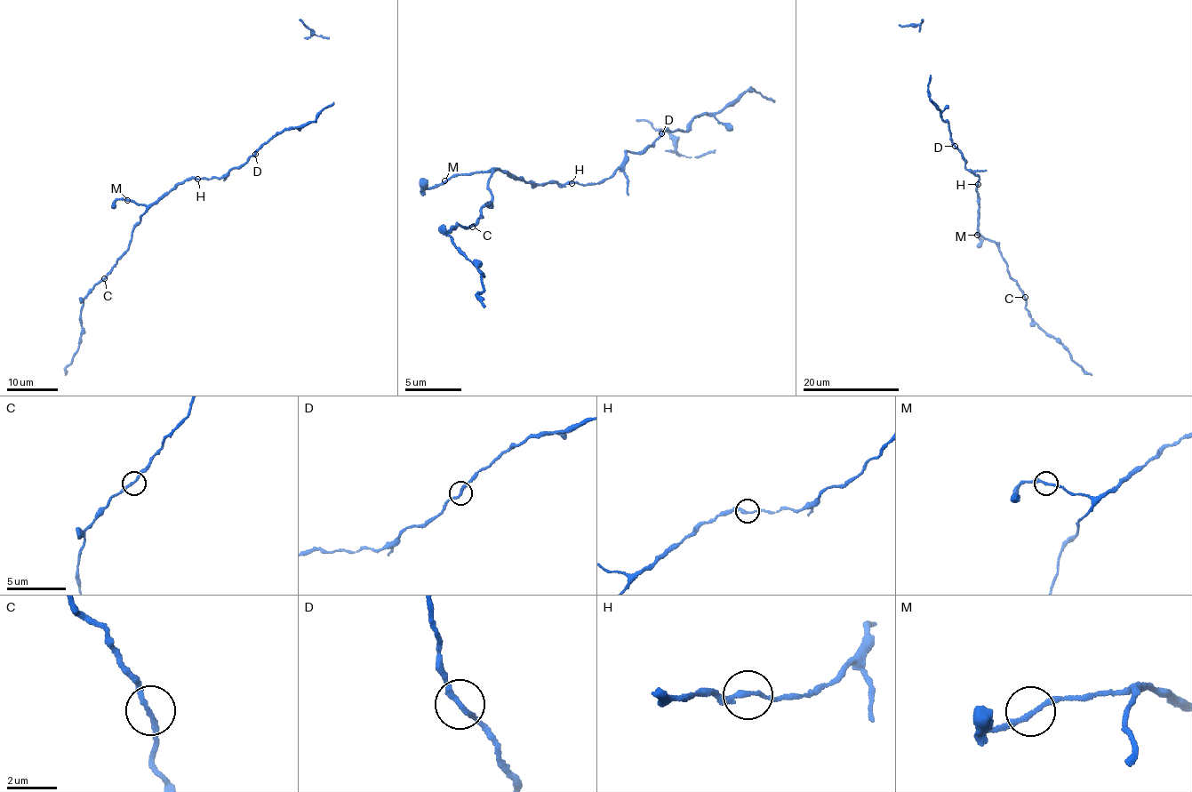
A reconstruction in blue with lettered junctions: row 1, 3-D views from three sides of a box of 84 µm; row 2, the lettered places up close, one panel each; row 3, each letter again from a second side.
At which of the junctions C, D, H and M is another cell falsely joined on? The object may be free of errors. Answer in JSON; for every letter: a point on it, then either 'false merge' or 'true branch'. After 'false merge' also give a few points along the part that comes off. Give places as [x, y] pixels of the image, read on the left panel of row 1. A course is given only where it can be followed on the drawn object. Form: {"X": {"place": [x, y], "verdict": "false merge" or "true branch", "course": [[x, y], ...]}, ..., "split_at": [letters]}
{"C": {"place": [104, 278], "verdict": "true branch"}, "D": {"place": [255, 154], "verdict": "true branch"}, "H": {"place": [197, 179], "verdict": "true branch"}, "M": {"place": [127, 200], "verdict": "true branch"}, "split_at": []}

